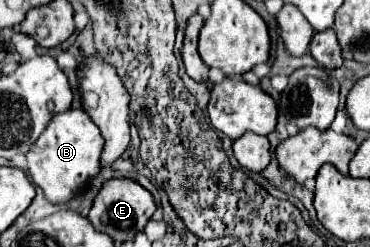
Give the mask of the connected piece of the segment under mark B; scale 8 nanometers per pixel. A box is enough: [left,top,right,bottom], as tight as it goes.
[28,109,104,203]

